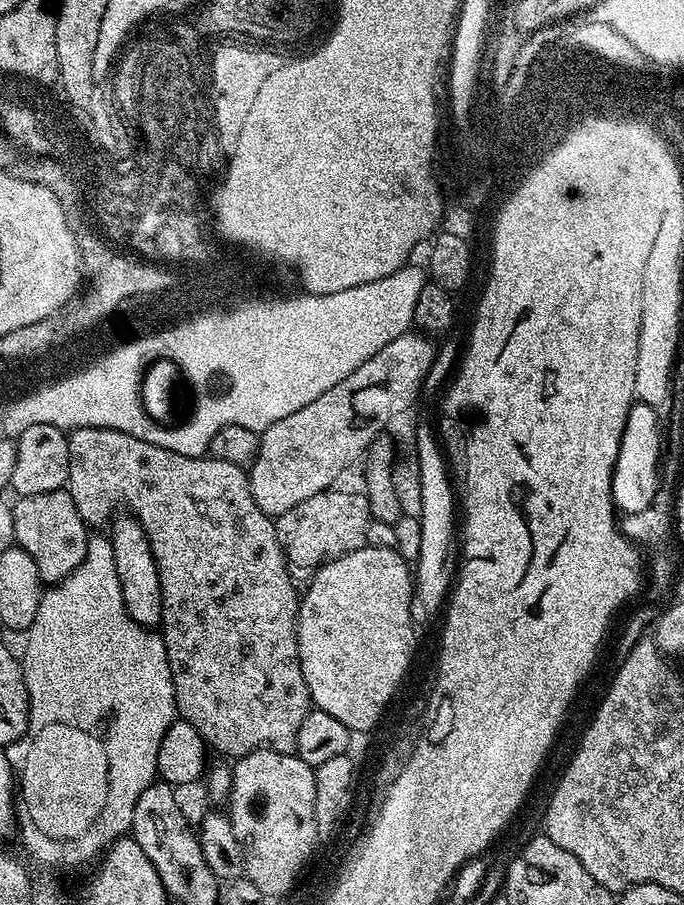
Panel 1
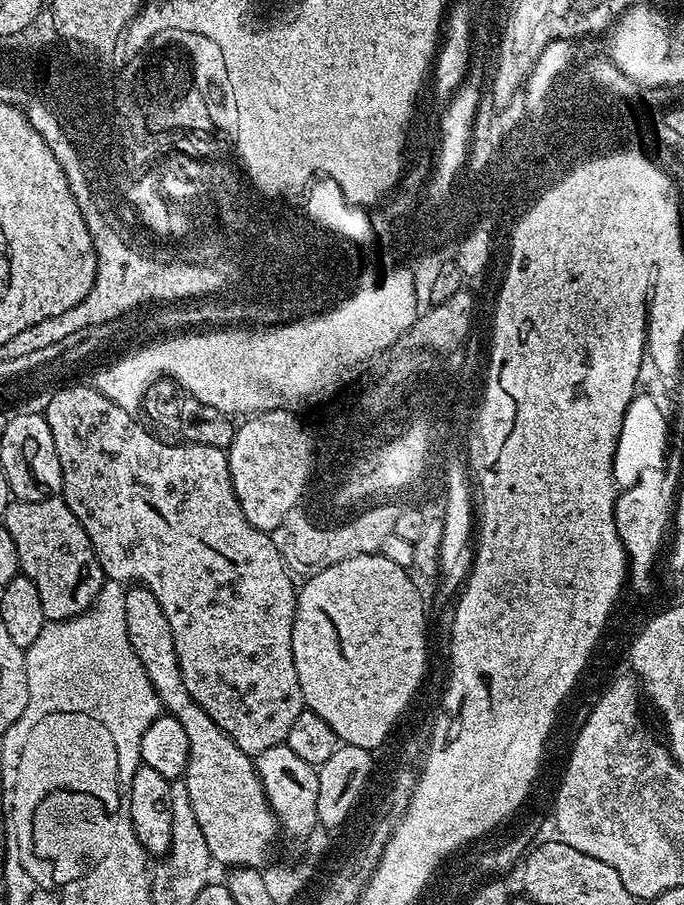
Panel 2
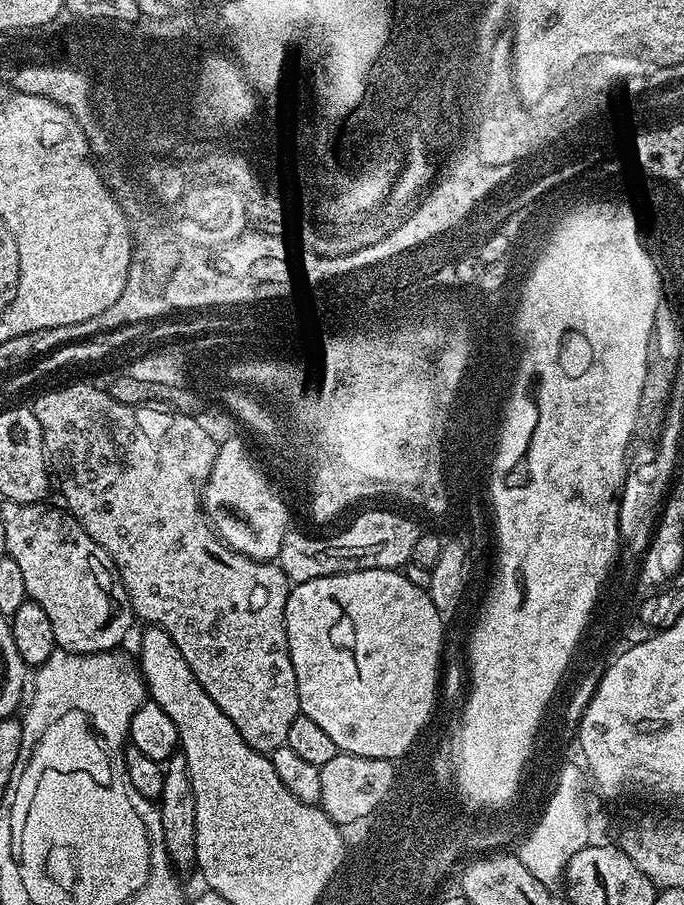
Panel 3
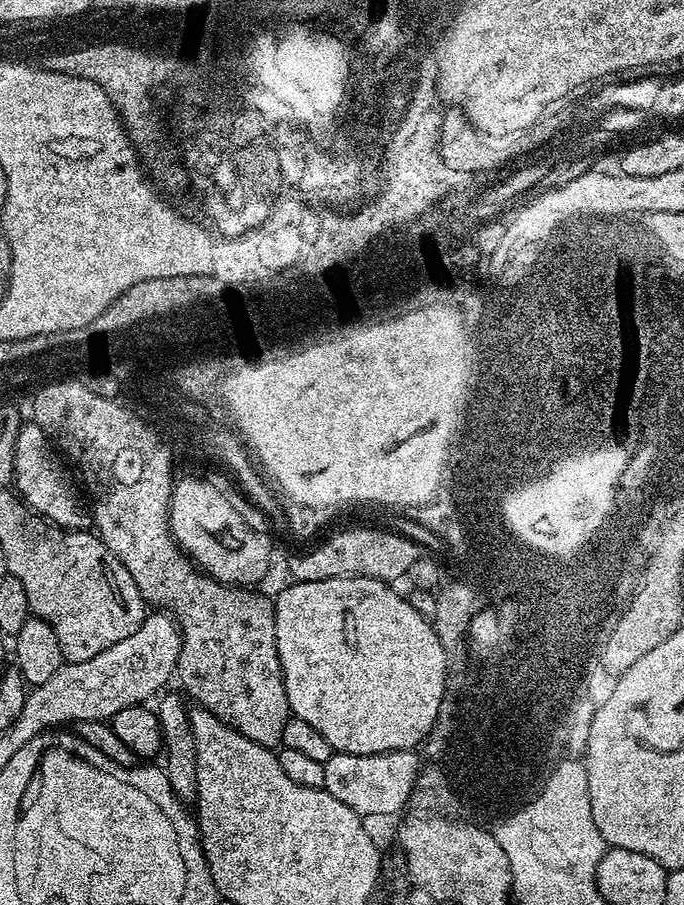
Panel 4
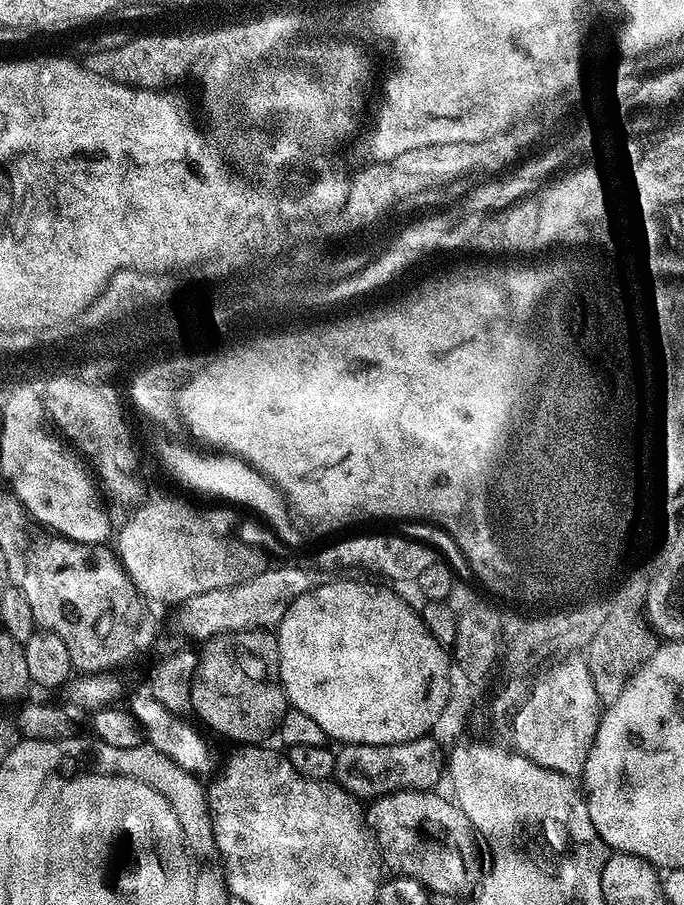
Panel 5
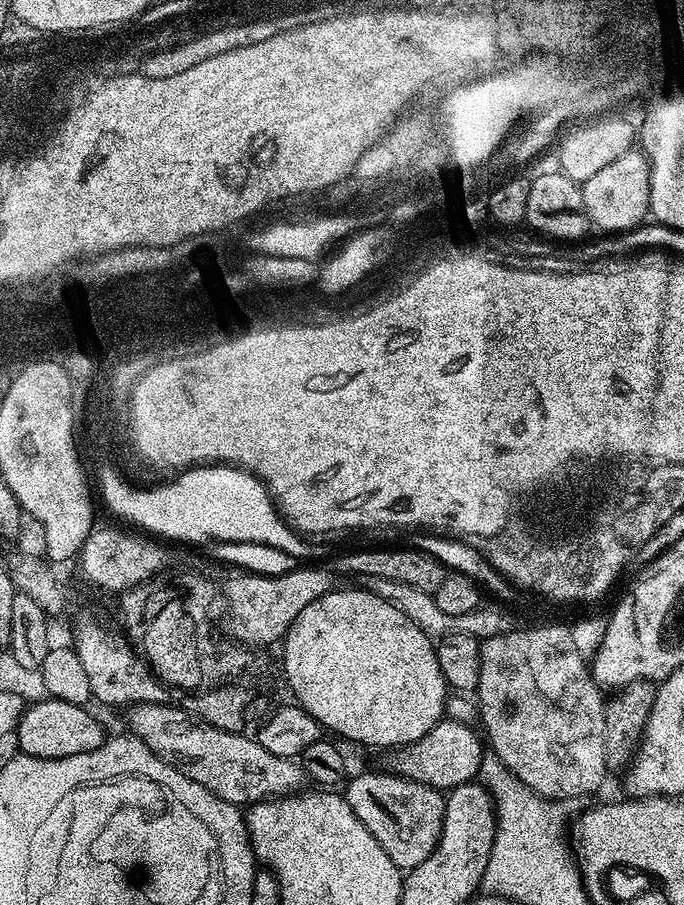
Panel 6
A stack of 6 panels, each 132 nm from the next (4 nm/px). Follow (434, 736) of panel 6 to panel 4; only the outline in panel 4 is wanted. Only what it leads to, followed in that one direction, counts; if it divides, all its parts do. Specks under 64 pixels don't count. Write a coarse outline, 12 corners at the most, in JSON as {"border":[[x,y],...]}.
{"border":[[411,750],[333,751],[324,791],[360,817],[409,807]]}

